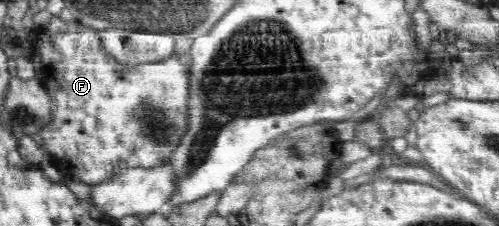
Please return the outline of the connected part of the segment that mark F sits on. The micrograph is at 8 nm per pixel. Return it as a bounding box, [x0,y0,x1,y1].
[33,16,190,185]

